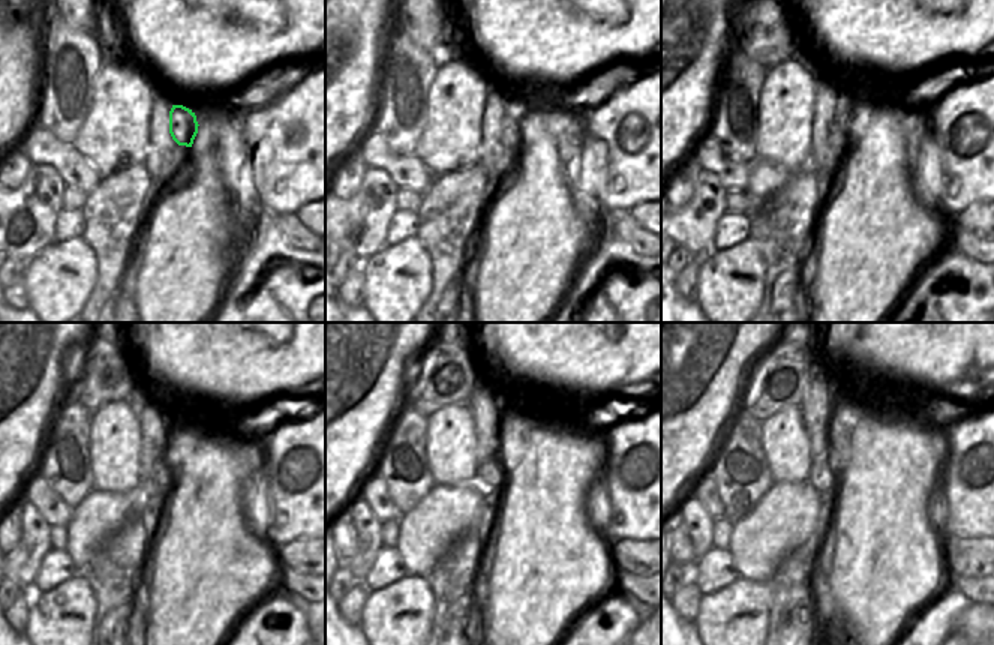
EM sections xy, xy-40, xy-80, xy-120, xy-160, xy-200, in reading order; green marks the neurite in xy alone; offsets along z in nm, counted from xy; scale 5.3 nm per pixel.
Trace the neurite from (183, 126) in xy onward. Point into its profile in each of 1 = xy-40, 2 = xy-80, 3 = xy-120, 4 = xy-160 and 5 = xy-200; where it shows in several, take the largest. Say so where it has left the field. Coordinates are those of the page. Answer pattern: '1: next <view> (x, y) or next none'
1: next xy-40 (514, 120)
2: next xy-80 (840, 129)
3: next xy-120 (164, 471)
4: next xy-160 (491, 476)
5: next xy-200 (823, 476)

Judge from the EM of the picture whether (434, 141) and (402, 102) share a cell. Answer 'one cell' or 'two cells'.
two cells

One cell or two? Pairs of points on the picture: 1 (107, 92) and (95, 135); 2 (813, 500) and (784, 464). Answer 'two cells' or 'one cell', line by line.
1: one cell
2: two cells

